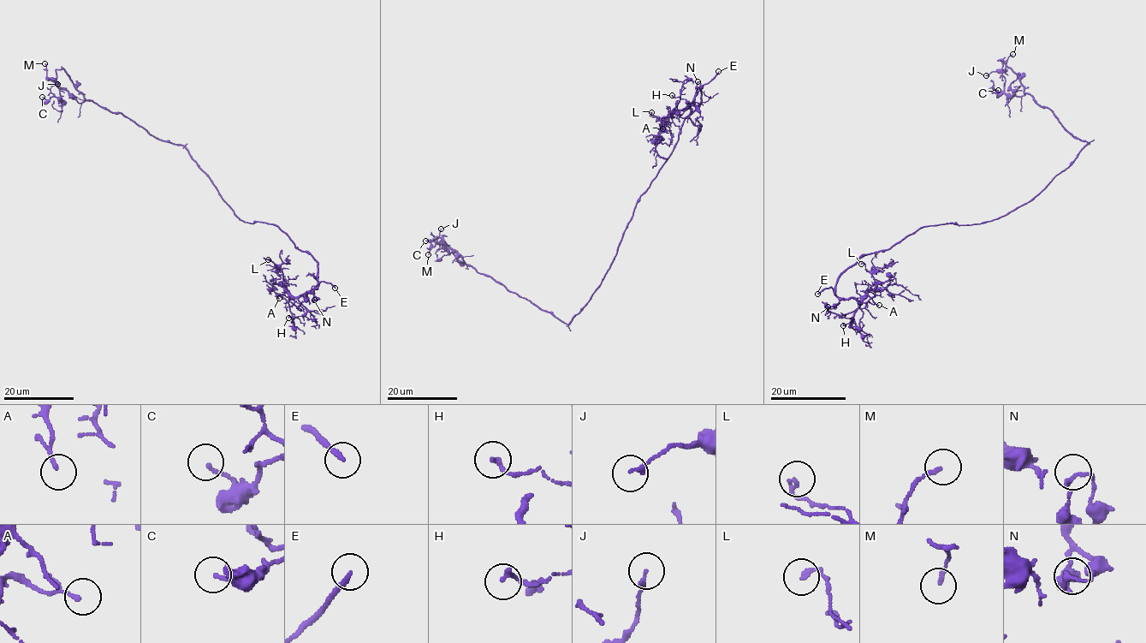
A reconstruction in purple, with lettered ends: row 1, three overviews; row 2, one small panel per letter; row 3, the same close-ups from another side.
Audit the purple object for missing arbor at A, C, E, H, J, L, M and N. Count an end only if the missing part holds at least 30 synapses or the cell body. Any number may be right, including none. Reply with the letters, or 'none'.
E

